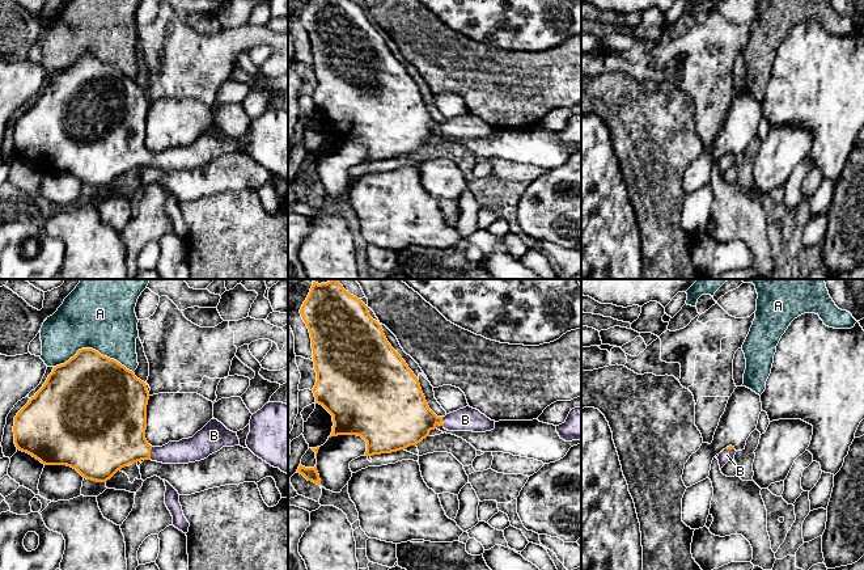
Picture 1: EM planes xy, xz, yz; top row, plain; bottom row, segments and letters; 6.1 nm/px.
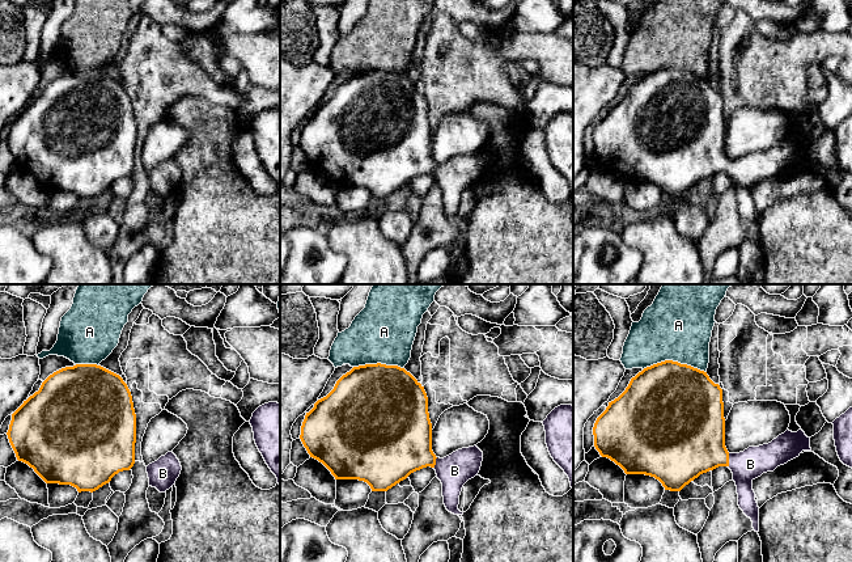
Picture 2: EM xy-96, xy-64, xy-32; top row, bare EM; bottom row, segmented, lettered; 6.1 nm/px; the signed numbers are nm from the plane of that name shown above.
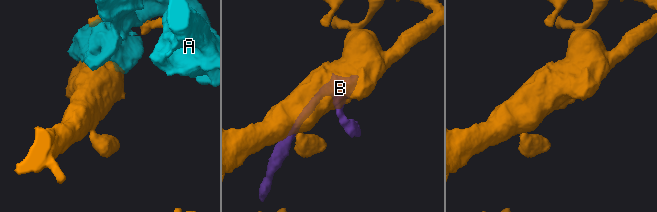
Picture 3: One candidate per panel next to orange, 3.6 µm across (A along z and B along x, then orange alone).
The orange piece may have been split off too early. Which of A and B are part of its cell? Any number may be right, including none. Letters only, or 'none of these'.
B

